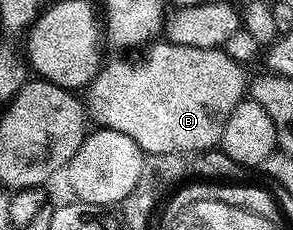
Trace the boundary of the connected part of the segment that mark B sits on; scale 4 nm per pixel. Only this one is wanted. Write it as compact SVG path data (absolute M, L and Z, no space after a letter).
M156 42L148 50L141 58L140 64L135 64L132 60L112 60L101 67L95 78L86 86L87 119L91 123L93 120L93 125L118 130L118 134L134 138L134 142L138 142L138 146L149 156L175 152L204 154L215 149L223 141L224 127L234 106L238 106L238 102L245 99L245 69L235 64L220 48Z

